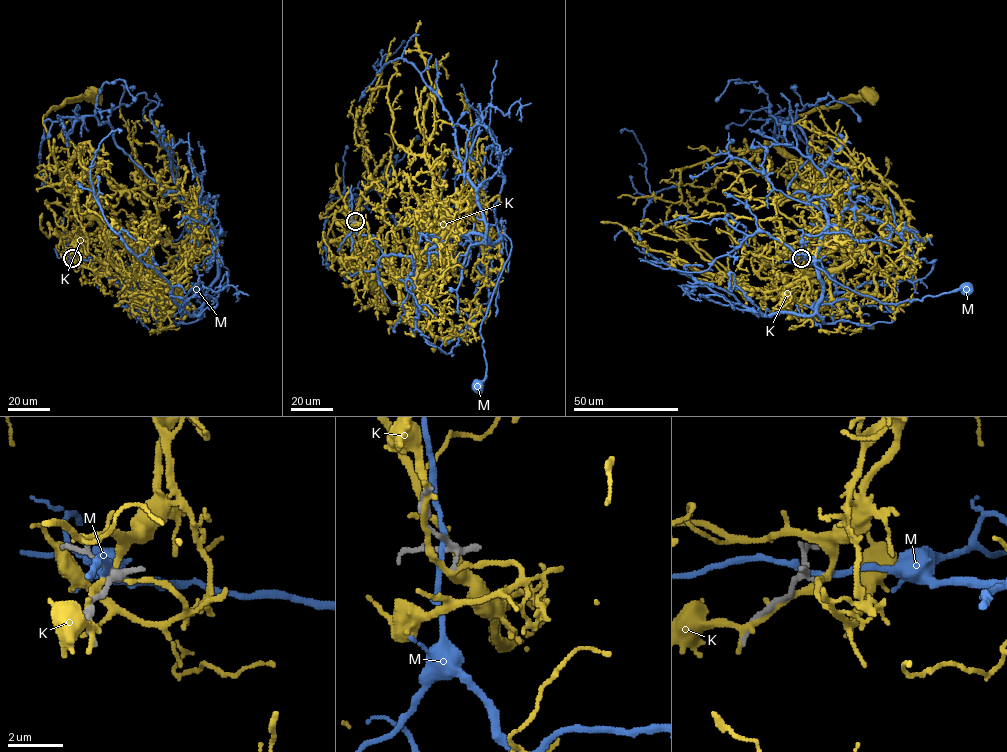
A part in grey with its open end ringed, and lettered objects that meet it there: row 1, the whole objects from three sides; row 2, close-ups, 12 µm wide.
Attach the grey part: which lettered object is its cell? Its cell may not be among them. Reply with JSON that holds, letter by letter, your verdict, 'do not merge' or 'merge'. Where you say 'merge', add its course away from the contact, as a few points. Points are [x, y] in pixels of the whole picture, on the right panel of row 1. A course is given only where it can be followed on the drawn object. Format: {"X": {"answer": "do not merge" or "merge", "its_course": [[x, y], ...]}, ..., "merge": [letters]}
{"K": {"answer": "do not merge"}, "M": {"answer": "do not merge"}, "merge": []}

